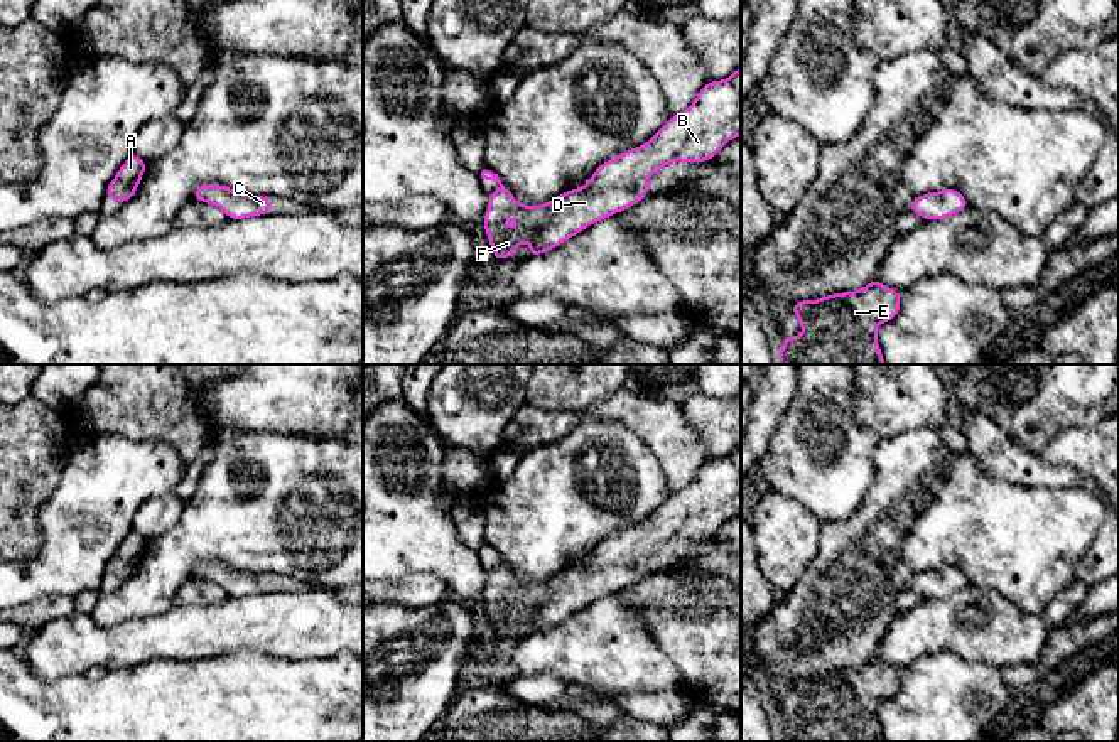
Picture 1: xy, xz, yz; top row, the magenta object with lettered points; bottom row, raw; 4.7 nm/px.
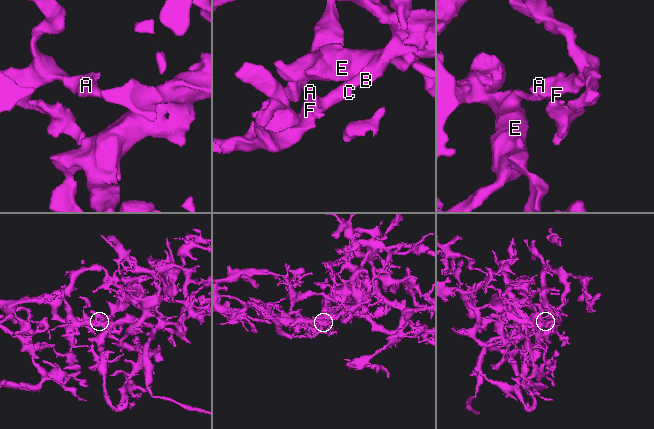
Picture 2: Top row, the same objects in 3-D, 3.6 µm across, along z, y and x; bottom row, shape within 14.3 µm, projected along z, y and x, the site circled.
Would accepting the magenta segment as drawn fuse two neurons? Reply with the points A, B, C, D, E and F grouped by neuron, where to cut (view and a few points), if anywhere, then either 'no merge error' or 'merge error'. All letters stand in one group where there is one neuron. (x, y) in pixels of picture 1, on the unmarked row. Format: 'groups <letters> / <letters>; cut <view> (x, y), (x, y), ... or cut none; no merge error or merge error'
groups A B C D E F; cut none; no merge error

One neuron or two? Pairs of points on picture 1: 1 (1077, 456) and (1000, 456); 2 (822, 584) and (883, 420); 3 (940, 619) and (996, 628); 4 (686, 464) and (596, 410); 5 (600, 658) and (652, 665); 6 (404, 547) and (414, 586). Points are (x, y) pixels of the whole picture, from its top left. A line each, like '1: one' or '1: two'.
1: two
2: two
3: one
4: one
5: one
6: two

